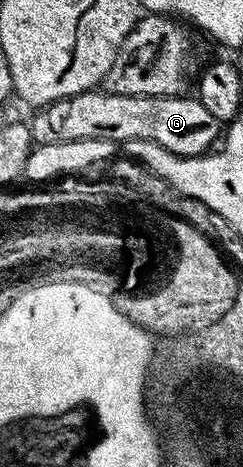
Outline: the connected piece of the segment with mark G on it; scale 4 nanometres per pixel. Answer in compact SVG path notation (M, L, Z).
M103 90L83 92L65 100L41 107L40 112L30 120L32 137L36 144L49 144L55 140L74 142L75 140L149 140L179 156L203 156L215 149L222 140L222 122L202 106L195 95L179 96L123 96L110 94Z

